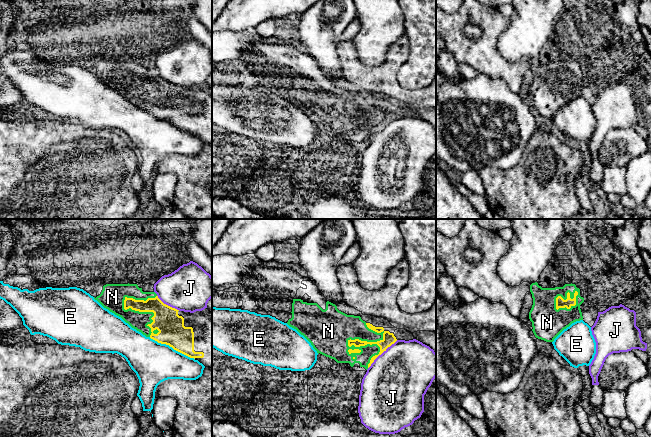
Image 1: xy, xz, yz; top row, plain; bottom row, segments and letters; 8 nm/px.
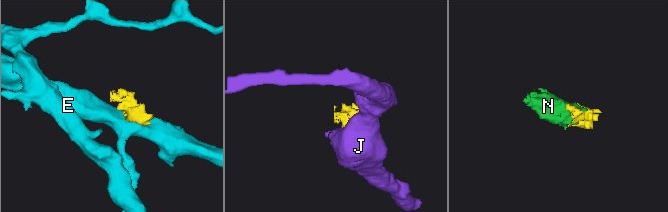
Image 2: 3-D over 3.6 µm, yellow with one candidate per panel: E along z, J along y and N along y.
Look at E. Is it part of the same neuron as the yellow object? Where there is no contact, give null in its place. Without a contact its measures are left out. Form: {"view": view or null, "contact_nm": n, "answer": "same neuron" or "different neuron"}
{"view": "xy", "contact_nm": 400, "answer": "different neuron"}

